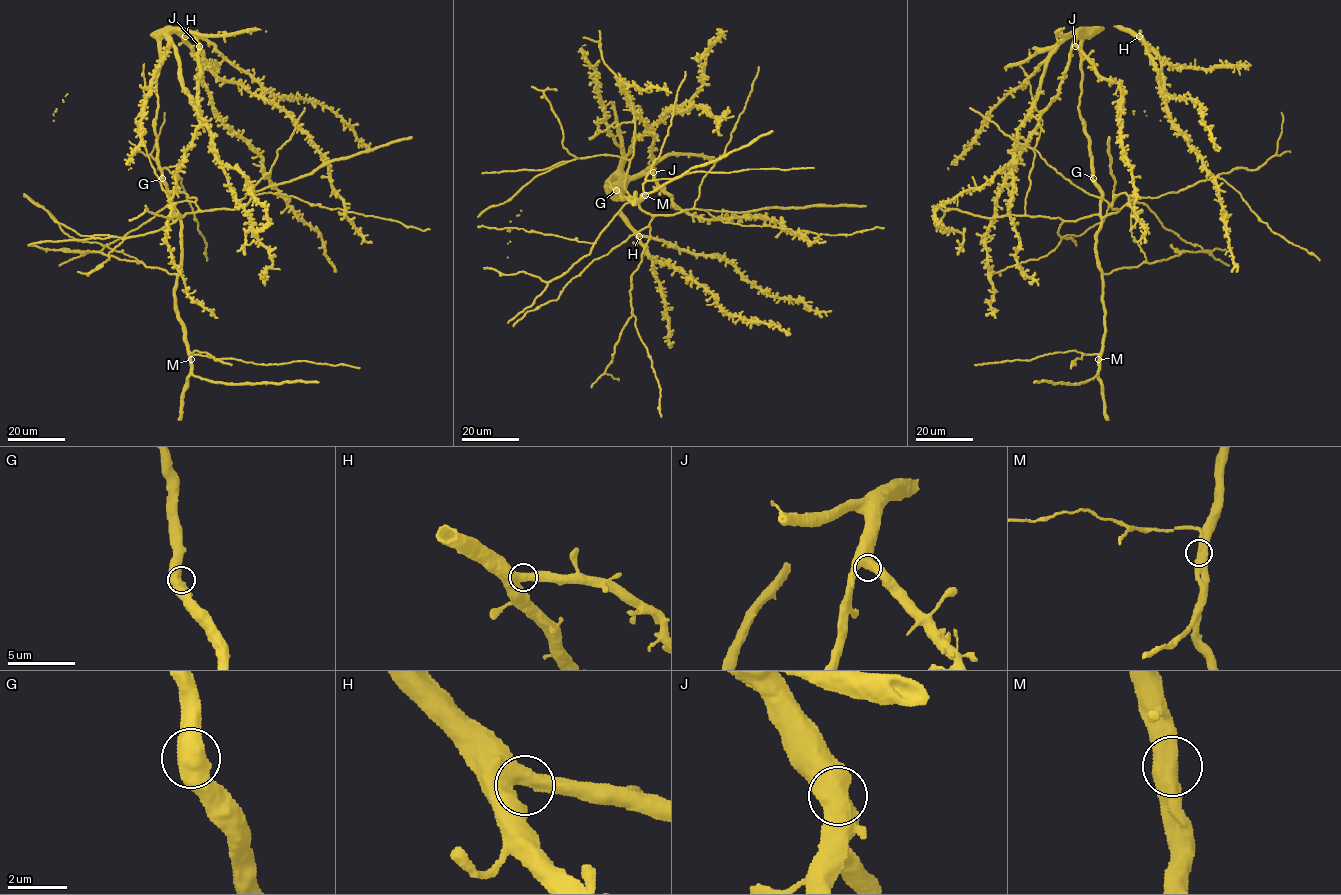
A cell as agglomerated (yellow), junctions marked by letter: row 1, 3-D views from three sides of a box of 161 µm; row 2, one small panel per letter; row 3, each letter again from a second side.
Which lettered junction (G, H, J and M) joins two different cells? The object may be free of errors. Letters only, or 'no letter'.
no letter

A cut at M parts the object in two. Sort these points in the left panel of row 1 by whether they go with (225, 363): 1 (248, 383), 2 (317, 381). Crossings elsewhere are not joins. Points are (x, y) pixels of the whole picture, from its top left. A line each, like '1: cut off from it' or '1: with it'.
1: cut off from it
2: cut off from it

